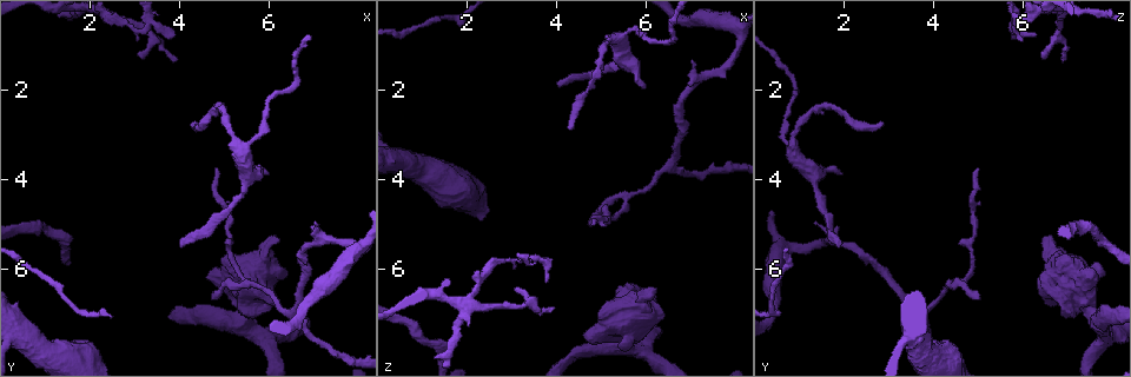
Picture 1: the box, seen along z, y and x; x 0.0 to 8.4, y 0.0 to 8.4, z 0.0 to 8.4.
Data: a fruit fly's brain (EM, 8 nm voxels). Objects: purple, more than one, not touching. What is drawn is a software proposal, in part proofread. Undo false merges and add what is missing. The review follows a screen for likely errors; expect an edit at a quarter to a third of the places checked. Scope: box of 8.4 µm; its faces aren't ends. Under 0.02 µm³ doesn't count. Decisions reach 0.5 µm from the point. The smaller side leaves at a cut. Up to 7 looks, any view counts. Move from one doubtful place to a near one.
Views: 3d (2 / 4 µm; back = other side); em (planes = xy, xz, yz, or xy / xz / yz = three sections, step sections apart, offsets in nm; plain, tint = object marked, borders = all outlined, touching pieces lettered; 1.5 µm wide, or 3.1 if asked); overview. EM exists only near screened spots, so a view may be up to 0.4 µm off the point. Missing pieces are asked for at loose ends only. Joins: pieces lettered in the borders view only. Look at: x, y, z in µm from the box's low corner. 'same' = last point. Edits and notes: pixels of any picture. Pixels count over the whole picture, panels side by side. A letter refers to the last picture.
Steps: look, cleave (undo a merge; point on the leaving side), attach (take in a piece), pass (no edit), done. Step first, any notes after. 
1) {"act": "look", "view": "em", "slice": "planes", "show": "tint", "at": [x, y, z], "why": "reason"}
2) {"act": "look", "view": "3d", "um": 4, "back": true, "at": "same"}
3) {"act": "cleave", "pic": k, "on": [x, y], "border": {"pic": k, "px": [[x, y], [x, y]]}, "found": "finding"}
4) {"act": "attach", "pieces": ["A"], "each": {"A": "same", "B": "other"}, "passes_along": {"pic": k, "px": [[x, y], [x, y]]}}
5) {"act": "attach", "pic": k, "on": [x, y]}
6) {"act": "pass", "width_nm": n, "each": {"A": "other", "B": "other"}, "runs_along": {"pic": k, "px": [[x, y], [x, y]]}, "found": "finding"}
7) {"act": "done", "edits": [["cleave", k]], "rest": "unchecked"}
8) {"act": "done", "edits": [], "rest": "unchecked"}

{"act": "look", "view": "3d", "um": 4, "at": [3.95, 1.30, 6.90], "why": "tapers out"}

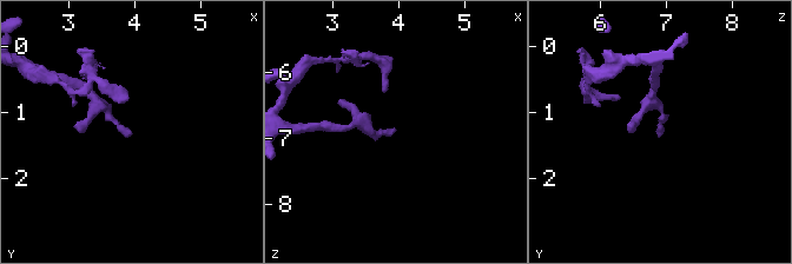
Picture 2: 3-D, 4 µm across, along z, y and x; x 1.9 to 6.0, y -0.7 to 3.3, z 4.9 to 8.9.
{"act": "look", "view": "em", "slice": "yz", "step": 8, "show": "tint", "at": [3.95, 1.30, 6.90]}

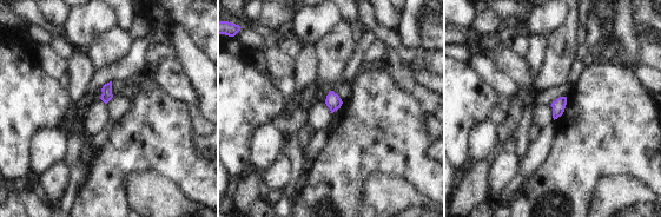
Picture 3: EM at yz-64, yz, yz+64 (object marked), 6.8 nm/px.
{"act": "look", "view": "em", "slice": "planes", "show": "borders", "at": "same", "why": "cut it another way"}

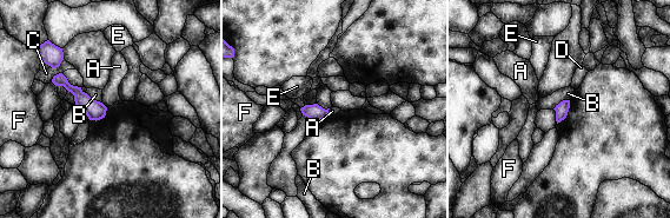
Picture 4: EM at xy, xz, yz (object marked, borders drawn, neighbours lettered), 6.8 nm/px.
{"act": "pass", "each": {"A": "other", "B": "other", "C": "other", "D": "other", "E": "other", "F": "other"}, "border": {"pic": 4, "px": [[330, 108], [327, 114]]}, "found": "no lettered piece goes on from it"}

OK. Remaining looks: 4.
{"act": "look", "view": "3d", "um": 4, "at": [6.25, 5.30, 6.50], "why": "branch stops here"}

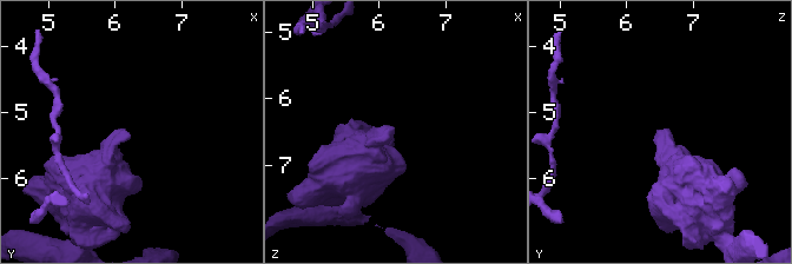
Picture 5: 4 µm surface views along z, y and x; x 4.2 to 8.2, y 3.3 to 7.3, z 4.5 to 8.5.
{"act": "look", "view": "em", "slice": "xy", "step": 4, "show": "borders", "at": [6.25, 5.35, 6.45], "why": "need the tissue"}

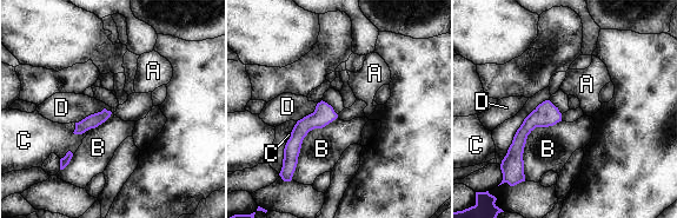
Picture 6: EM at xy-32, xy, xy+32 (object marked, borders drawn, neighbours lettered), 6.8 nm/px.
{"act": "look", "view": "em", "slice": "yz", "step": 8, "show": "borders", "at": "same"}

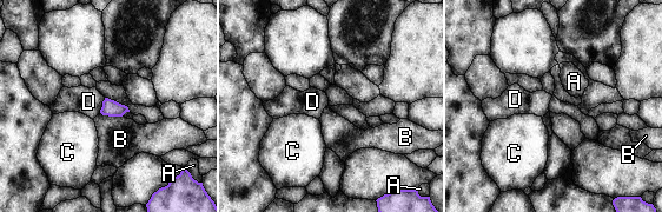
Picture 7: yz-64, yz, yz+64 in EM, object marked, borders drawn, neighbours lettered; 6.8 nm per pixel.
{"act": "pass", "each": {"A": "other", "B": "other", "C": "other", "D": "other"}, "border": {"pic": 7, "px": [[100, 112], [107, 116], [121, 117]]}, "found": "no lettered piece goes on from it"}

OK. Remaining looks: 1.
{"act": "look", "view": "em", "slice": "xz", "step": 4, "show": "borders", "at": [6.55, 1.95, 0.95], "why": "sharp bend"}

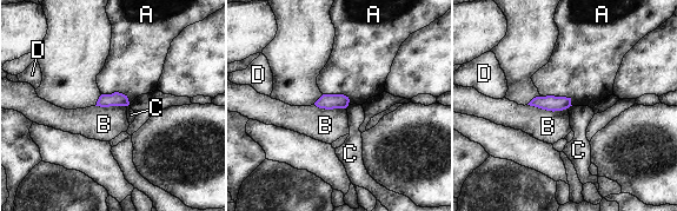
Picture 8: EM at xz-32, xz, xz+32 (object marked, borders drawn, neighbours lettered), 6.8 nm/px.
{"act": "pass", "each": {"A": "other", "B": "other", "C": "other", "D": "other"}, "border": {"pic": 8, "px": [[528, 104], [552, 111], [568, 109]]}, "found": "all the same neuron"}

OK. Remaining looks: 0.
{"act": "done", "edits": [], "rest": "unchecked"}

